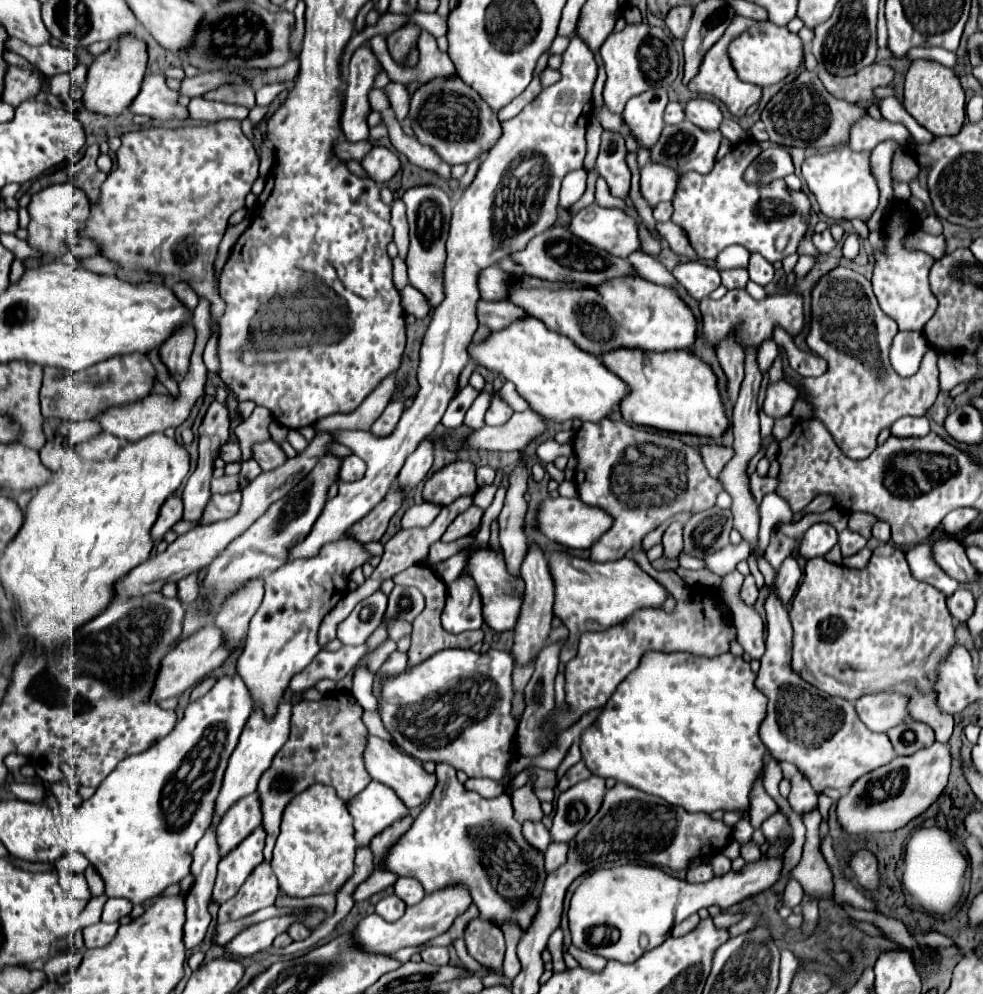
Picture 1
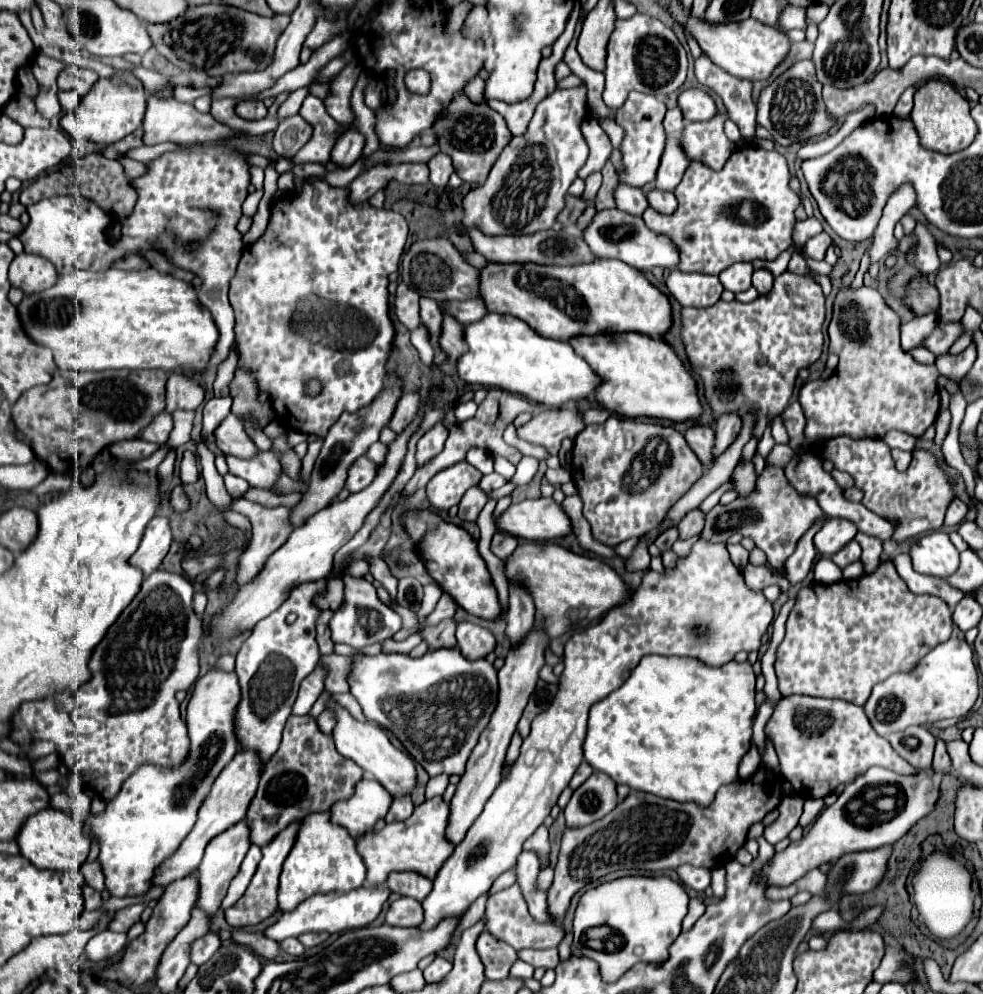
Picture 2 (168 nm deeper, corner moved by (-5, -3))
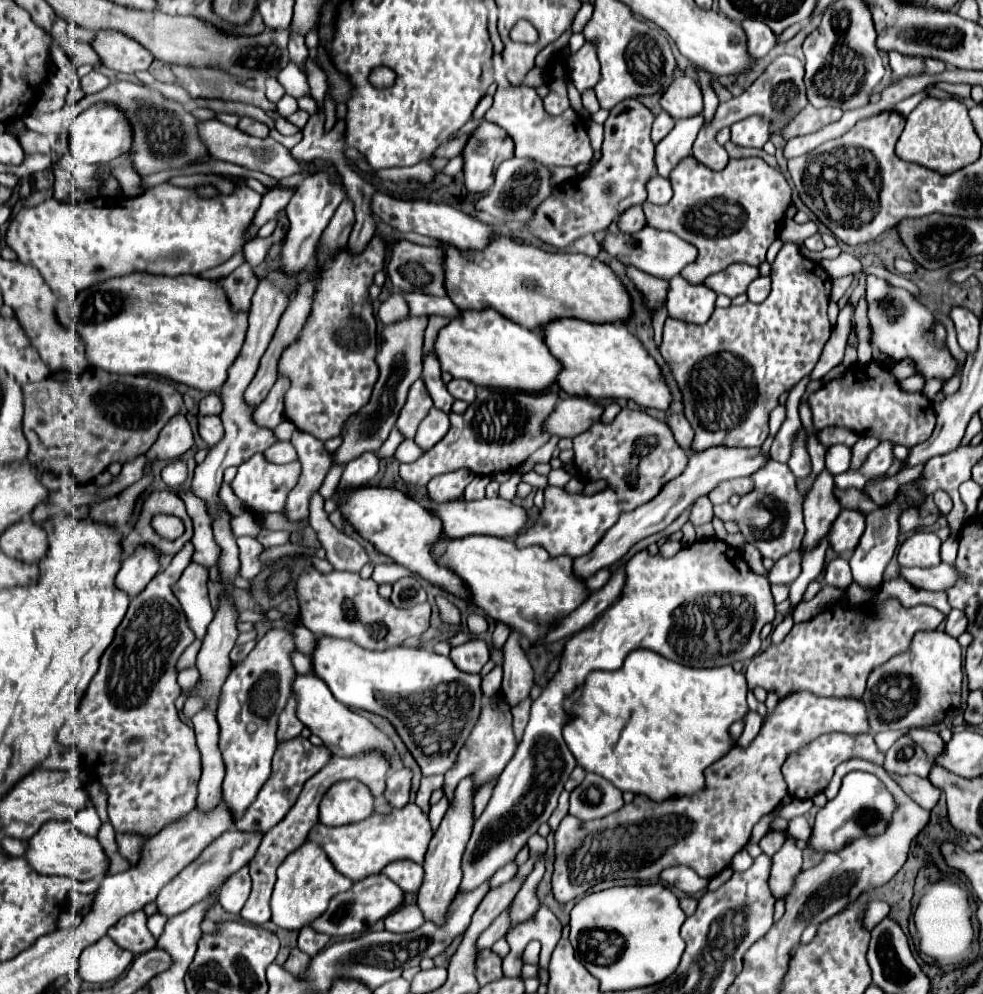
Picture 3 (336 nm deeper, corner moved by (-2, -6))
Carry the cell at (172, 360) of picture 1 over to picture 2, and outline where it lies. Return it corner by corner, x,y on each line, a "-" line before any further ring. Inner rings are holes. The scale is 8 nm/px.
183,370
169,372
167,378
167,412
181,410
195,410
203,402
203,388
195,382
195,378
189,378

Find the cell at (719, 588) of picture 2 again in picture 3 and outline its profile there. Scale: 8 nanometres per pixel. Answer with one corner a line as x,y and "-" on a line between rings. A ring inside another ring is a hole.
718,539
696,541
690,547
680,549
670,559
662,557
660,553
650,555
646,549
638,551
624,567
624,573
626,573
626,583
622,587
620,599
612,607
608,607
590,627
570,637
562,653
560,671
542,689
540,697
532,703
530,721
516,749
516,755
502,771
484,813
474,823
472,837
466,845
466,853
462,859
464,879
460,891
470,891
478,887
486,879
490,879
500,867
512,861
516,853
526,845
528,837
534,835
540,823
548,821
548,817
556,809
558,795
564,789
564,783
570,777
572,769
576,767
576,759
562,739
562,727
568,721
568,713
564,711
564,699
578,685
584,683
590,671
594,669
616,671
622,667
626,655
640,647
652,649
662,657
688,667
722,667
722,665
732,665
736,661
750,661
760,651
762,627
770,623
776,615
776,605
770,593
768,579
754,573
738,549
728,547

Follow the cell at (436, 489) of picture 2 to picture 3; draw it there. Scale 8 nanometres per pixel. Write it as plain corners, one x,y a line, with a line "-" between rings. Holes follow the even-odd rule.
458,469
452,473
444,473
444,475
436,475
430,479
428,483
428,495
432,501
436,503
446,503
450,499
460,499
466,485
474,479
472,471
466,469

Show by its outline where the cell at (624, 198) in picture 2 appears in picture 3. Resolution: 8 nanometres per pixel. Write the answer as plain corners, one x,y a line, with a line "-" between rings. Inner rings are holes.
640,205
624,211
622,217
618,219
618,229
620,229
622,233
628,233
628,235
630,235
630,233
634,233
634,231
640,231
642,227
646,227
646,219
644,219
644,215
642,215
642,207
640,207

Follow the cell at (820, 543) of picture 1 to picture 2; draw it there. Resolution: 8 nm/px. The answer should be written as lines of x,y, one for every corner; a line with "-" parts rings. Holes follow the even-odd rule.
827,518
815,536
815,548
821,556
833,556
857,534
857,528
843,518

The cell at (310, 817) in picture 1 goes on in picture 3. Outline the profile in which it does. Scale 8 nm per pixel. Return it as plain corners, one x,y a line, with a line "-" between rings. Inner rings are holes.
304,843
300,849
290,853
284,863
278,867
278,881
270,899
272,921
282,929
300,931
310,925
318,915
322,915
330,903
330,899
352,885
352,879
338,873
330,859
324,855
322,847
316,843

